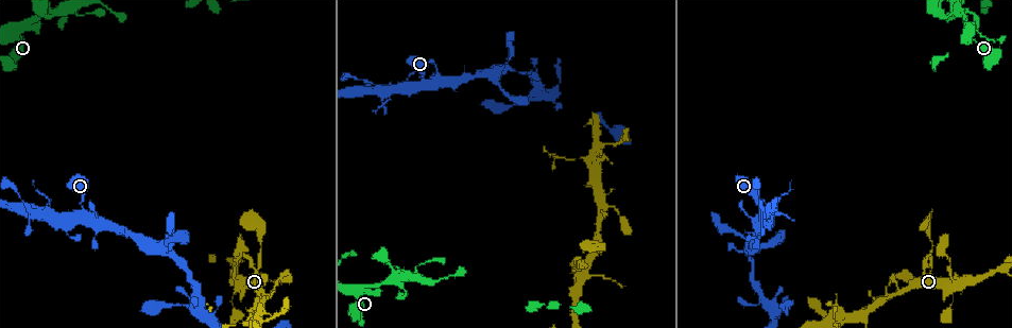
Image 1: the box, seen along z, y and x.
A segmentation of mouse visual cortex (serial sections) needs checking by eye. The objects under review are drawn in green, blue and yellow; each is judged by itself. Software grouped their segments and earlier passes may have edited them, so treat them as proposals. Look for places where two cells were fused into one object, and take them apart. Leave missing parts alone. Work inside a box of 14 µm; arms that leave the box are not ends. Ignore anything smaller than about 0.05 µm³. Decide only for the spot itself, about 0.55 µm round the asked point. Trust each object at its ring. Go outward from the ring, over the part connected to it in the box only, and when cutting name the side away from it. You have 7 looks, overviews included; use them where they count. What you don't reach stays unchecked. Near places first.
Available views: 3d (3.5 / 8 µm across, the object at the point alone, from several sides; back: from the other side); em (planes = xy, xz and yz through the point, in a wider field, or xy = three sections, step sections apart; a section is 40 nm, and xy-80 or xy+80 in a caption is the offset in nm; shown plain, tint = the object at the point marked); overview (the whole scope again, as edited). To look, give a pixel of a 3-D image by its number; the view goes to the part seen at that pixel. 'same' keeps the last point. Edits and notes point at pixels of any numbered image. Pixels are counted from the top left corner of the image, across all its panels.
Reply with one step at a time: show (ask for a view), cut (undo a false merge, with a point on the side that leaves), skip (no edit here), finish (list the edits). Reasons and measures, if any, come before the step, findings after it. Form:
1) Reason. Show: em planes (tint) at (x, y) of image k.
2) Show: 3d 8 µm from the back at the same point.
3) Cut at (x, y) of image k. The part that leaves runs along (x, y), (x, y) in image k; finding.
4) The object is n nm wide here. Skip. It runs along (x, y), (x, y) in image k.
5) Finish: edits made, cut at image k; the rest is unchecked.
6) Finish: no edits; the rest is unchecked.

Two arms at a narrow angle. Show: 3d 8 µm at (353, 291) of image 1.

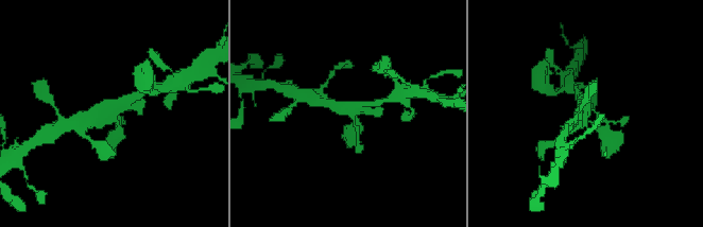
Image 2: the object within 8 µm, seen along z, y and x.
4 arms meet here; the arms are 200, 200, 200, 350 nm wide; now the EM. Show: em planes (tint) at (113, 109) of image 2.

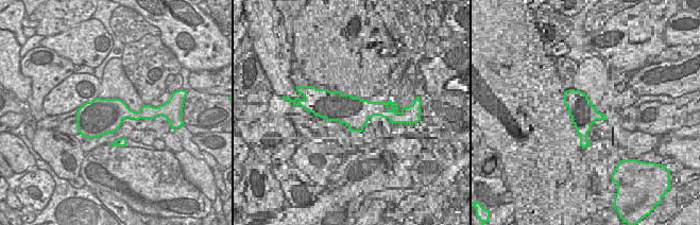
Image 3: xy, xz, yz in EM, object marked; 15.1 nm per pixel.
Skip. It runs along (118, 128), (112, 107), (139, 94) in image 2; all the same cell.

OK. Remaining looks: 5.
A fork. Show: em xy step 1 (tint) at (57, 12) of image 1.

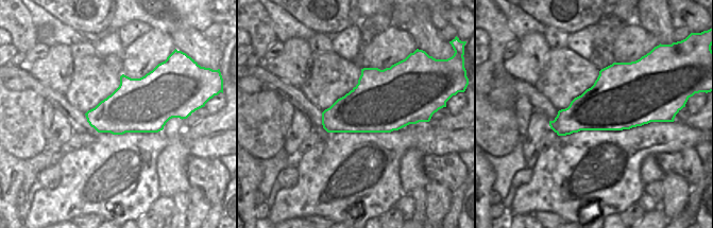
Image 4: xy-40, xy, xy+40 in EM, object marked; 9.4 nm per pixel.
Show: 3d 3.5 µm at the same point.

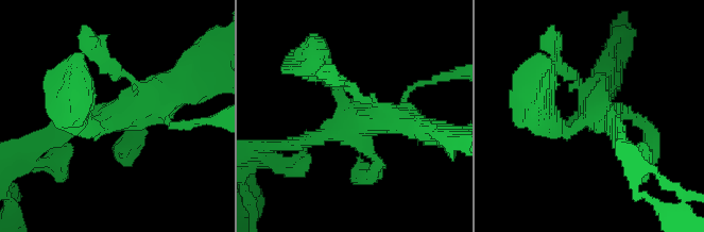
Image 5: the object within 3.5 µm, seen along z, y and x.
The arms are 150, 150, 200, 400 nm wide. Skip. It runs along (51, 141), (81, 117), (175, 95) in image 5; continuous, no second cell.

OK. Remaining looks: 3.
A fork. Show: 3d 3.5 µm at (887, 298) of image 1.

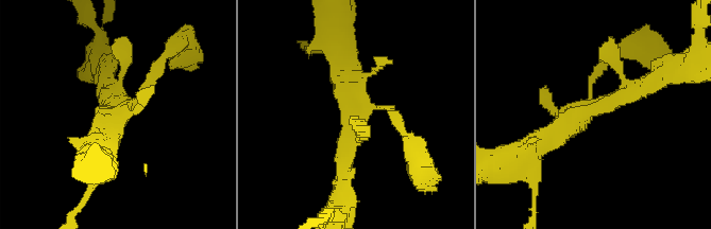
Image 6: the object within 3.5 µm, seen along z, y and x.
Need the tissue. Show: em xy step 2 (tint) at (112, 108) of image 6.

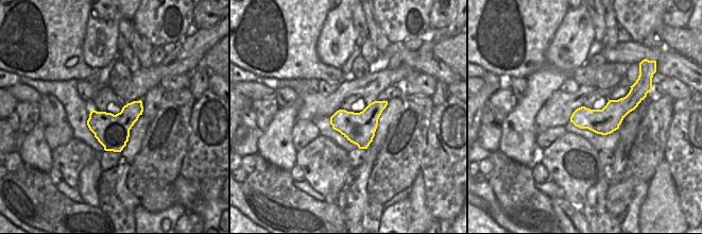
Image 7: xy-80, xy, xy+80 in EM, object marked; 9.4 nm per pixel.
Skip. Continuous, no second cell.

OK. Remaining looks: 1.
Finish: no edits; the rest is unchecked.

